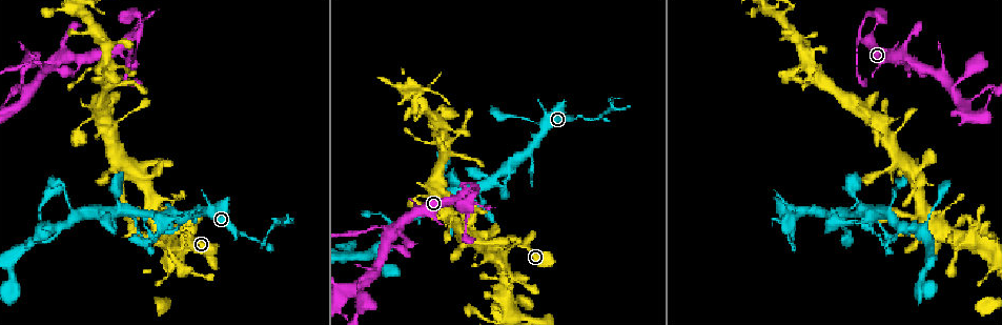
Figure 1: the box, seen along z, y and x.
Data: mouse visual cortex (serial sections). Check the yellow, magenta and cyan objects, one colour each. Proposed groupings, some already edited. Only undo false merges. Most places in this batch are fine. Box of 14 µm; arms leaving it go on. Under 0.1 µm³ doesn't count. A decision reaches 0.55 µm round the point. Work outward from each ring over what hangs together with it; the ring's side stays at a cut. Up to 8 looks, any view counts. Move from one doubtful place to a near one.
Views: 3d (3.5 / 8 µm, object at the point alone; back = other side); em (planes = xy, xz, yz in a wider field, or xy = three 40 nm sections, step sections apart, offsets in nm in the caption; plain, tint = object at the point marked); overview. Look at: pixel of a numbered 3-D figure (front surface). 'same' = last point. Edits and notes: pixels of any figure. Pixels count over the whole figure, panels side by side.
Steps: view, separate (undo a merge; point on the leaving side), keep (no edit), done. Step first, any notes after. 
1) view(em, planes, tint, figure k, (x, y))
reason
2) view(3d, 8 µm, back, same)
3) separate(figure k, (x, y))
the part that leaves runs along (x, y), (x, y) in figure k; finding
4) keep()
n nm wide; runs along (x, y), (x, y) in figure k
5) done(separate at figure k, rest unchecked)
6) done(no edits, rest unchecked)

view(3d, 3.5 µm, figure 1, (136, 173))
branch point

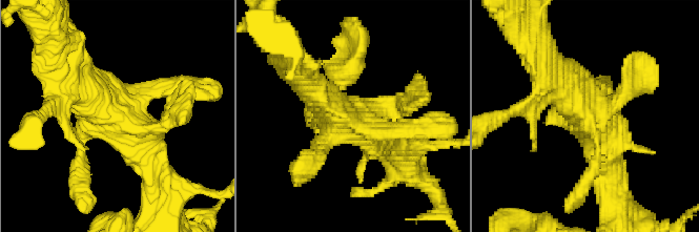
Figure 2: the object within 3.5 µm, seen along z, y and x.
view(em, xy, step 1, tint, figure 2, (358, 121))
need the tissue

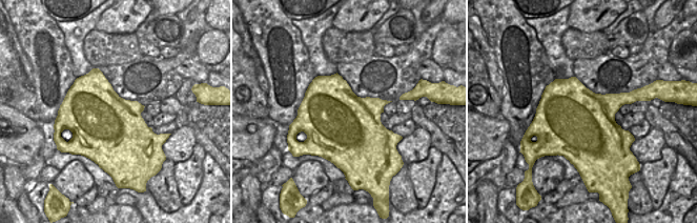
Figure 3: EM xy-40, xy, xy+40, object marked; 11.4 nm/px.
keep()
runs along (159, 174), (137, 135), (72, 78) in figure 2; continuous, no second cell

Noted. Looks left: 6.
view(3d, 3.5 µm, figure 1, (870, 213))
four arms meet

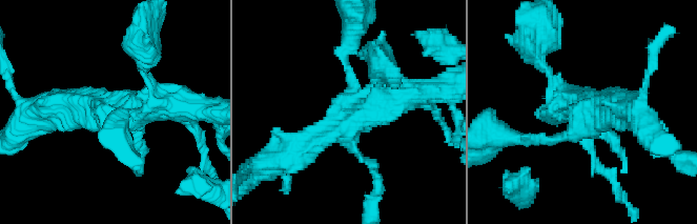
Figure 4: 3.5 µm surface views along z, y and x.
view(em, planes, tint, figure 4, (587, 111))
now the EM

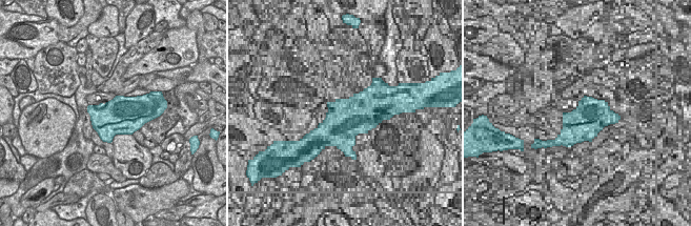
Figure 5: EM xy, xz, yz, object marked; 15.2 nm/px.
keep()
all the same cell

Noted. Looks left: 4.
view(3d, 8 µm, figure 1, (810, 76))
calibre changes

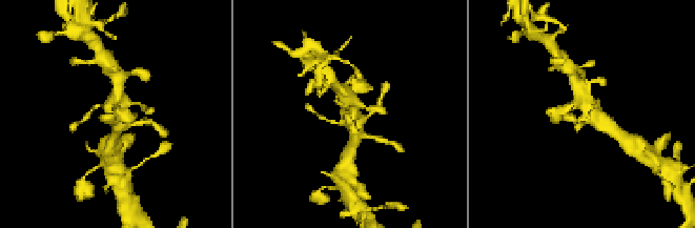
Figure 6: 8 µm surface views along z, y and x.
view(3d, 3.5 µm, figure 6, (584, 114))

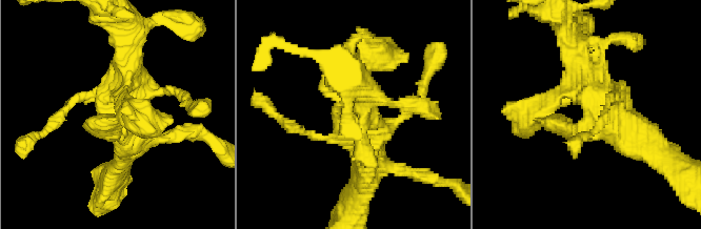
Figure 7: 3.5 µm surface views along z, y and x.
view(em, planes, tint, figure 7, (599, 114))

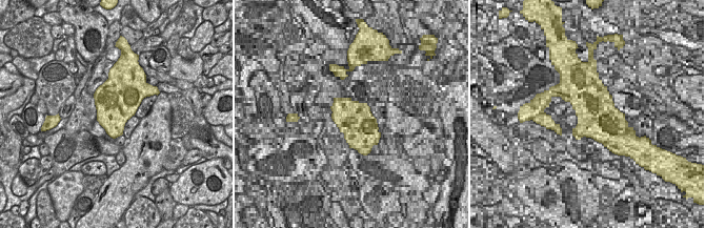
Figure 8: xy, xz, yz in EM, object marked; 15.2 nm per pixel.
keep()
runs along (660, 154), (612, 109), (572, 44) in figure 7; all the same cell

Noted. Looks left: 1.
done(no edits, rest unchecked)

